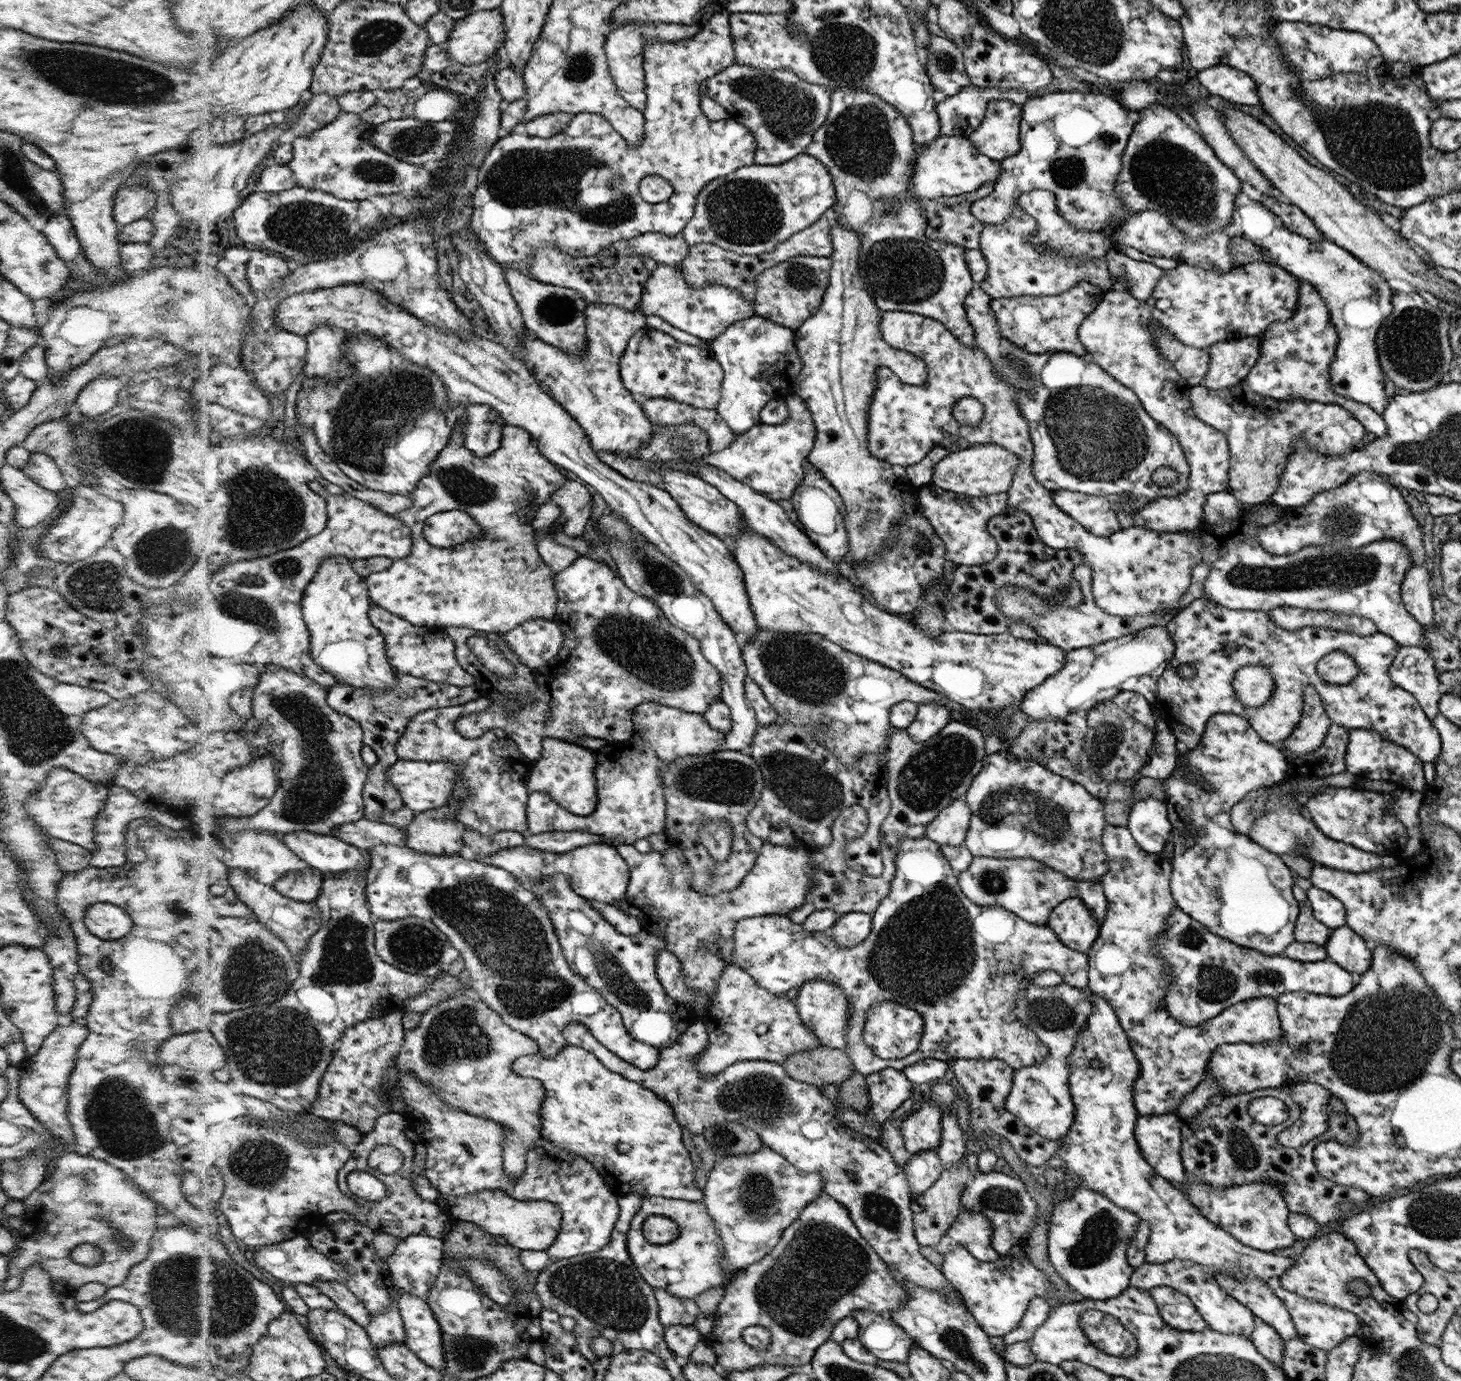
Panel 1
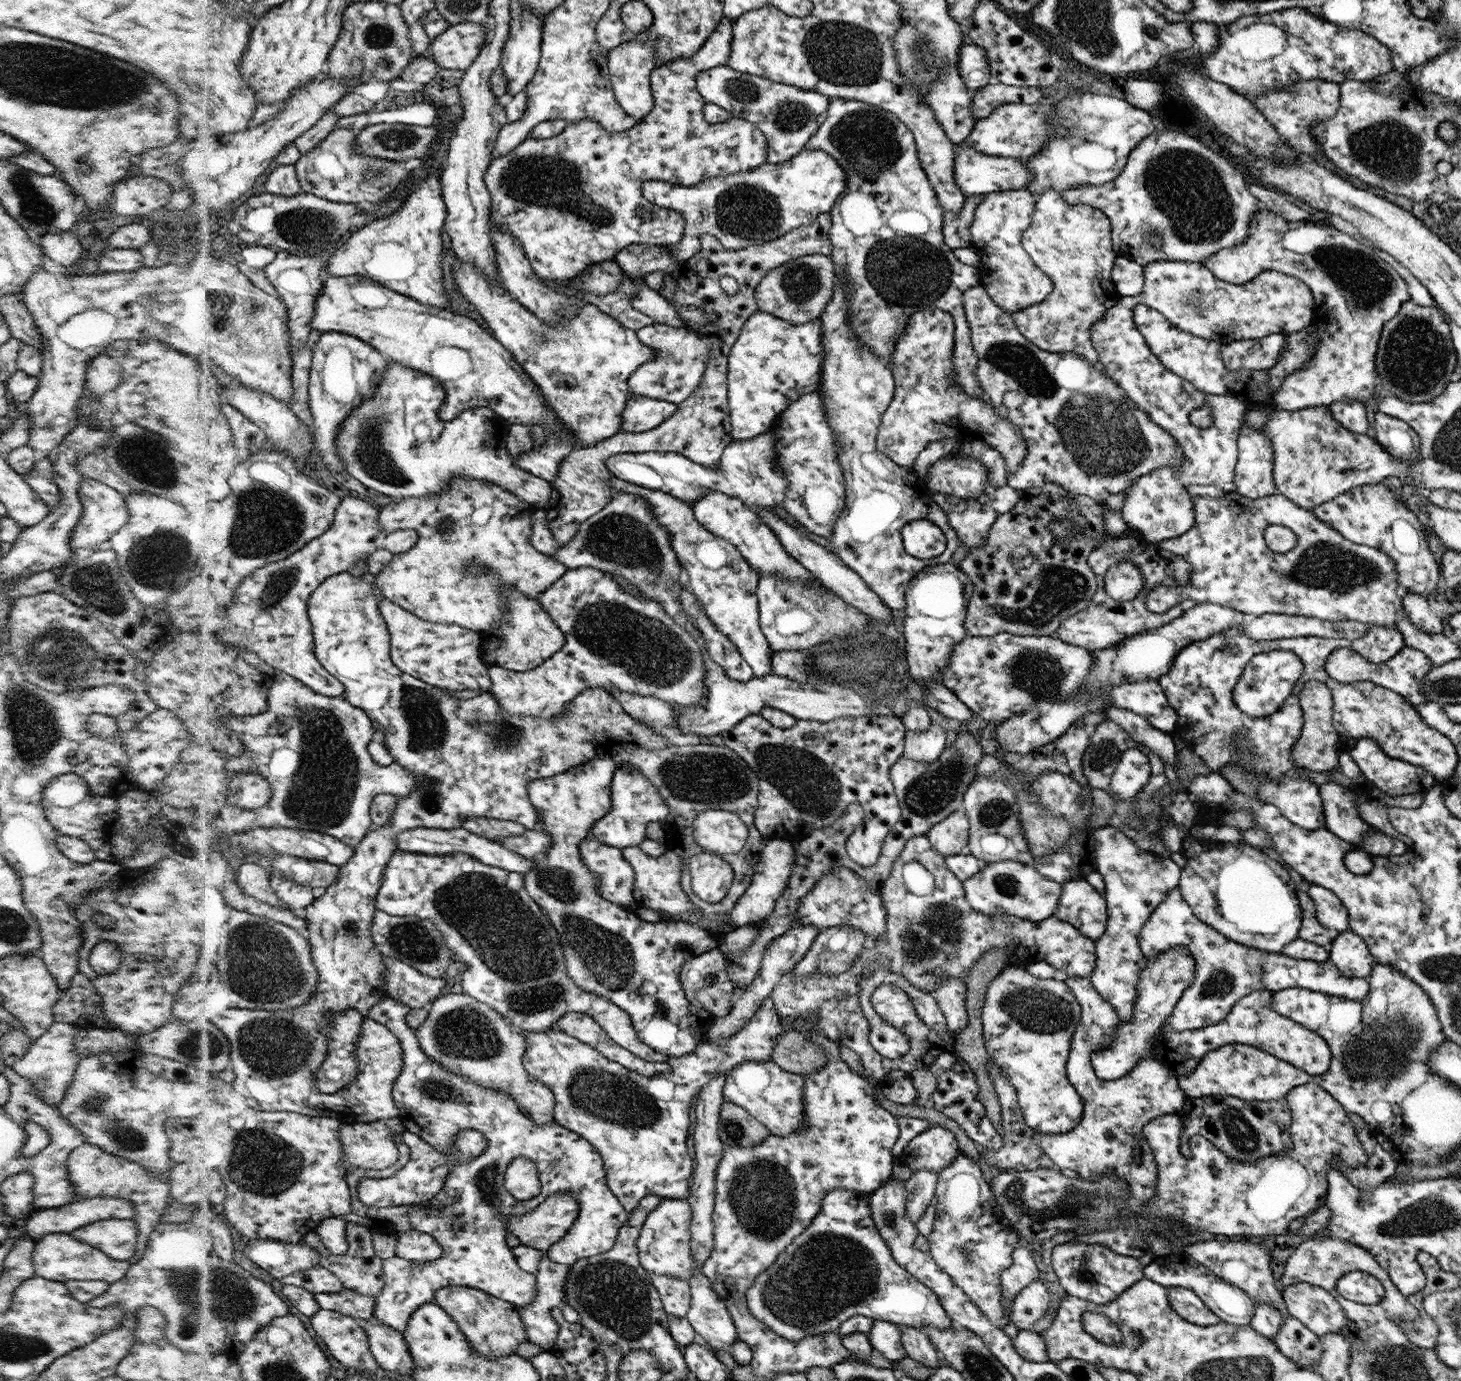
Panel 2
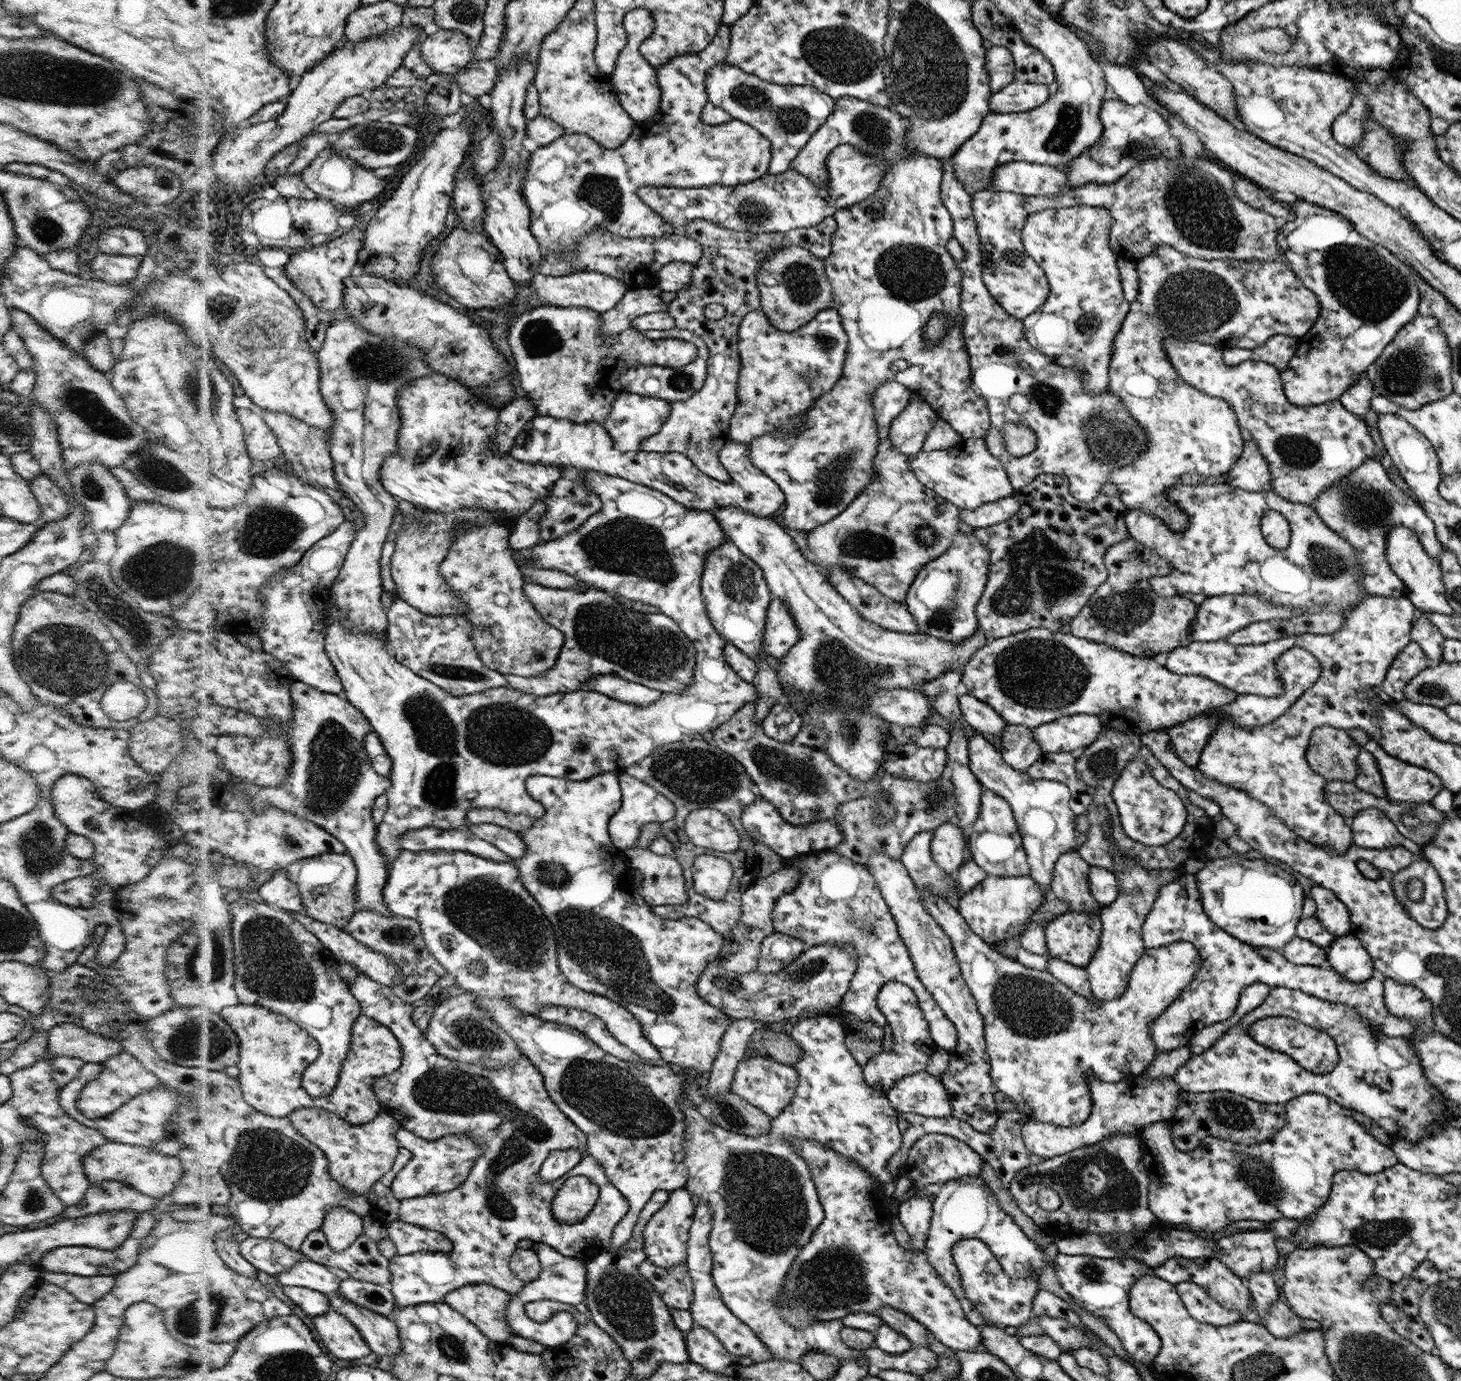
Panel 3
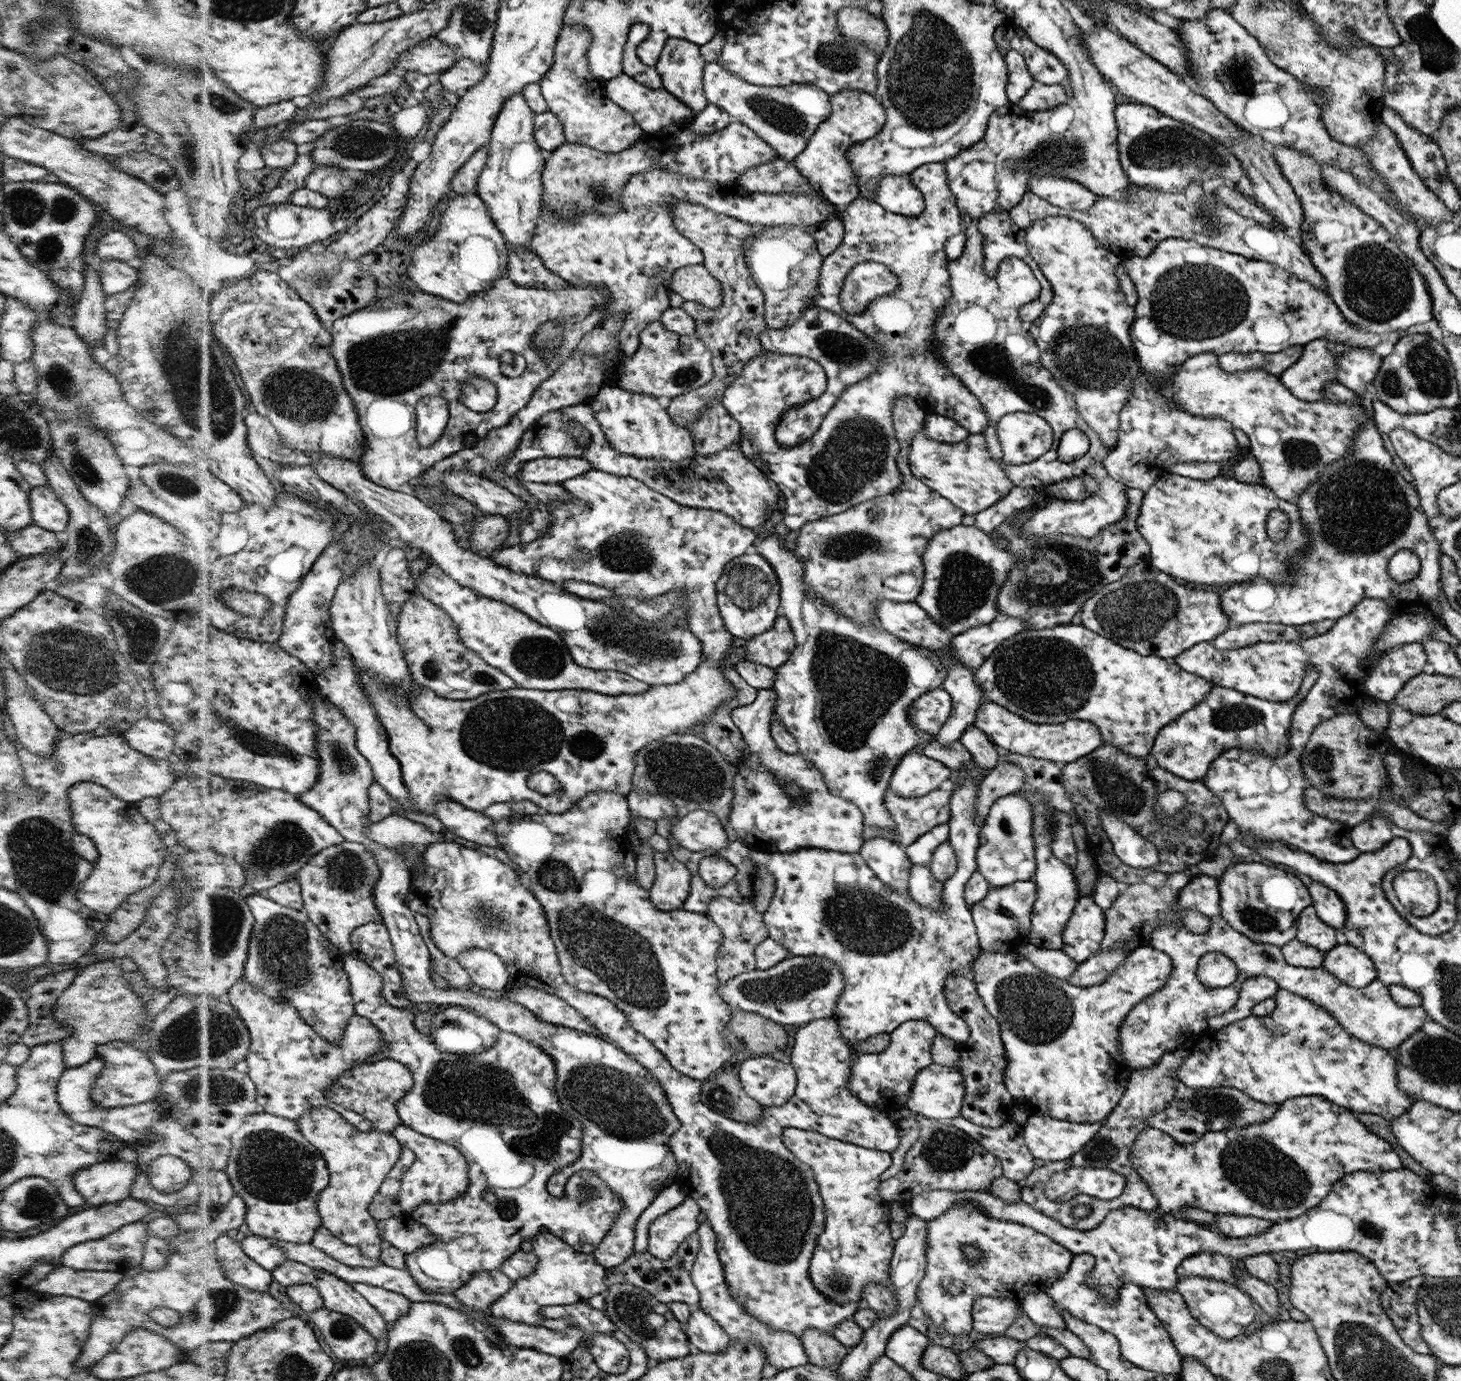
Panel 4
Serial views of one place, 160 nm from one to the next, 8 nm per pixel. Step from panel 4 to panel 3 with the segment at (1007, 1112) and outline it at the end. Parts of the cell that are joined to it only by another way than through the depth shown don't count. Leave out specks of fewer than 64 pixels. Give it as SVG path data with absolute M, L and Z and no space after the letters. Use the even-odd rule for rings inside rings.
M873 852L866 867L874 874L877 888L897 922L900 938L914 963L918 980L956 1027L958 1035L956 1048L951 1052L948 1068L939 1077L952 1105L952 1117L967 1122L978 1132L988 1134L996 1127L996 1122L1000 1118L994 1101L994 1093L998 1092L999 1088L991 1076L991 1059L986 1043L984 1020L979 1012L975 995L963 976L962 966L955 955L951 937L924 908L917 885L900 858L896 860L886 852Z

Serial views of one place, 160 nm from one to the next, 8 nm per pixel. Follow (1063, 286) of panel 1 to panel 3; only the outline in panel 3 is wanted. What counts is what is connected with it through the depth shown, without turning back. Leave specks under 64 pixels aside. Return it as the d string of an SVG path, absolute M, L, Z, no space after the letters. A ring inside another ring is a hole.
M993 189L973 192L971 196L971 208L982 244L983 281L1003 308L1020 320L1038 311L1050 294L1050 282L1042 266L1027 252L1022 241L1029 216L1024 200L1025 197L1019 193Z

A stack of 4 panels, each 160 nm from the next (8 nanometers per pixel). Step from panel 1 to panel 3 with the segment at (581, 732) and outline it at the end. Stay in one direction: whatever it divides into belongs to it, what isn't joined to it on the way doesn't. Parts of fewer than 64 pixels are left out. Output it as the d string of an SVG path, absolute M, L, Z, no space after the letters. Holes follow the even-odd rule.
M584 581L569 589L548 588L532 582L525 582L523 588L547 624L563 632L566 643L551 671L541 678L508 674L508 688L550 696L579 691L599 675L615 675L662 693L668 692L668 678L686 687L692 683L696 659L694 642L664 613L636 612L620 599L616 600L613 592L604 592Z

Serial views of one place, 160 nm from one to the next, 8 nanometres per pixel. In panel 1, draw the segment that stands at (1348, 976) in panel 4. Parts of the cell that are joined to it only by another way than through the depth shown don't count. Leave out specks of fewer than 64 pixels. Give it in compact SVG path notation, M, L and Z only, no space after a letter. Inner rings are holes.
M1344 925L1332 932L1325 944L1329 959L1355 976L1371 966L1374 950L1354 929Z

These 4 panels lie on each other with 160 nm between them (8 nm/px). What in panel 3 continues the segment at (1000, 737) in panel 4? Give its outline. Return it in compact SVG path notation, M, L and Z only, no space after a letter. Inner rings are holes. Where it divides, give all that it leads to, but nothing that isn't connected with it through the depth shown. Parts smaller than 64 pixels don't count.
M968 693L959 696L959 707L966 722L978 733L989 732L1001 736L1003 728L1009 725L991 706ZM1073 714L1041 724L1033 731L1042 754L1077 754L1096 742L1103 727L1098 716Z

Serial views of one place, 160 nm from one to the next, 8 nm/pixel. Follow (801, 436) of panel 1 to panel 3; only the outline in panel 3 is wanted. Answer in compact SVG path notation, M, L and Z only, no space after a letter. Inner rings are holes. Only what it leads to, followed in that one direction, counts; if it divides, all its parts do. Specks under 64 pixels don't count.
M550 416L534 417L523 428L521 437L516 437L510 450L512 458L530 464L564 464L583 471L607 473L624 480L648 485L667 493L675 501L696 511L713 511L722 507L740 507L746 512L768 517L786 502L780 485L763 470L756 468L751 460L747 443L728 441L719 459L730 473L729 481L716 480L704 473L688 456L681 452L622 452L614 445L608 431L596 422L578 424L569 418Z

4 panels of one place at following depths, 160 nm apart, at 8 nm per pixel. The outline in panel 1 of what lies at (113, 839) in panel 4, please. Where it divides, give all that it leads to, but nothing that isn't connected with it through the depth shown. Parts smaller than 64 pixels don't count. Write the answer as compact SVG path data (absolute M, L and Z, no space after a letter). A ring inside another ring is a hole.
M56 767L48 774L44 784L26 799L25 809L36 824L52 838L65 840L87 848L97 849L95 820L105 807L109 788L102 783L93 783L68 768Z

